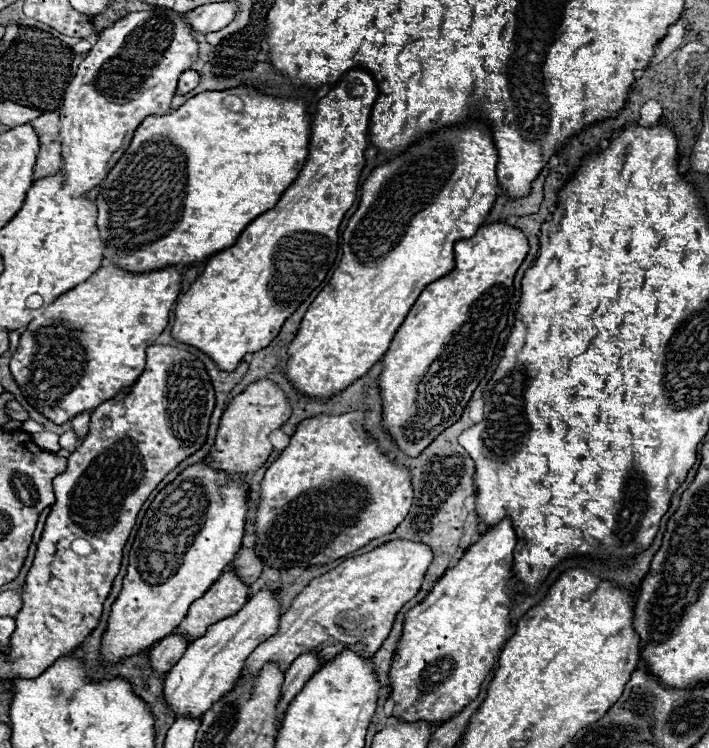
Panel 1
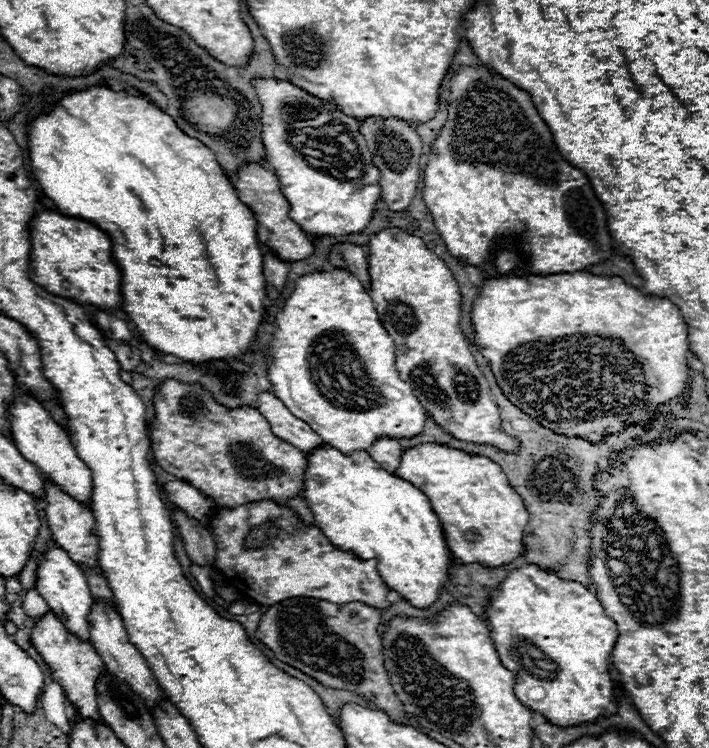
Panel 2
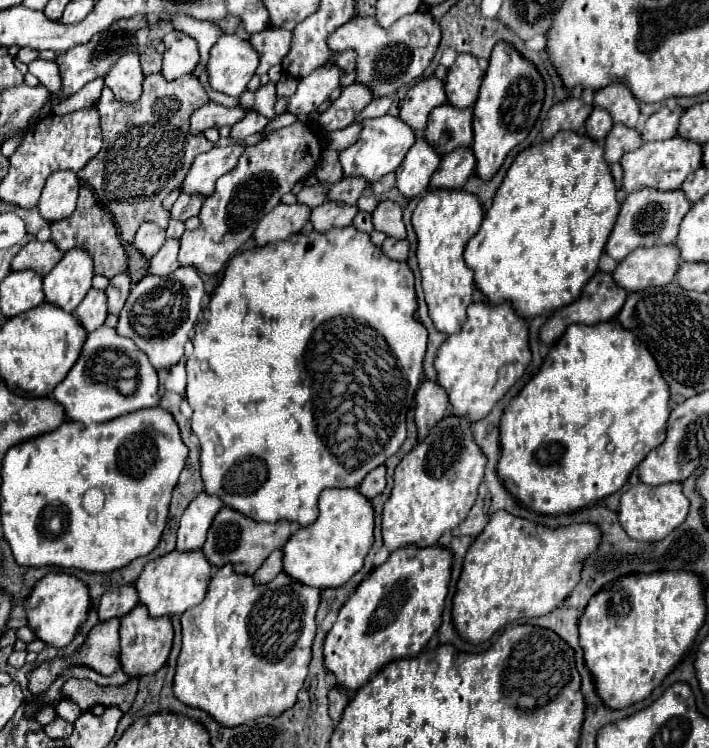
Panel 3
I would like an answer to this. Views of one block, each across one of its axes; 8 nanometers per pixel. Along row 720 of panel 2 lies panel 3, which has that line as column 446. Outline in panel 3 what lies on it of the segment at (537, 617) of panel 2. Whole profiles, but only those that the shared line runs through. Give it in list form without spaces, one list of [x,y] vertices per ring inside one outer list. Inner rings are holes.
[[[432,546],[428,550],[396,550],[396,554],[390,554],[382,566],[372,570],[370,576],[360,582],[348,602],[340,608],[338,618],[324,640],[324,668],[334,674],[342,690],[358,690],[388,662],[394,662],[396,658],[412,658],[424,650],[442,622],[450,568],[452,554],[444,546]]]

